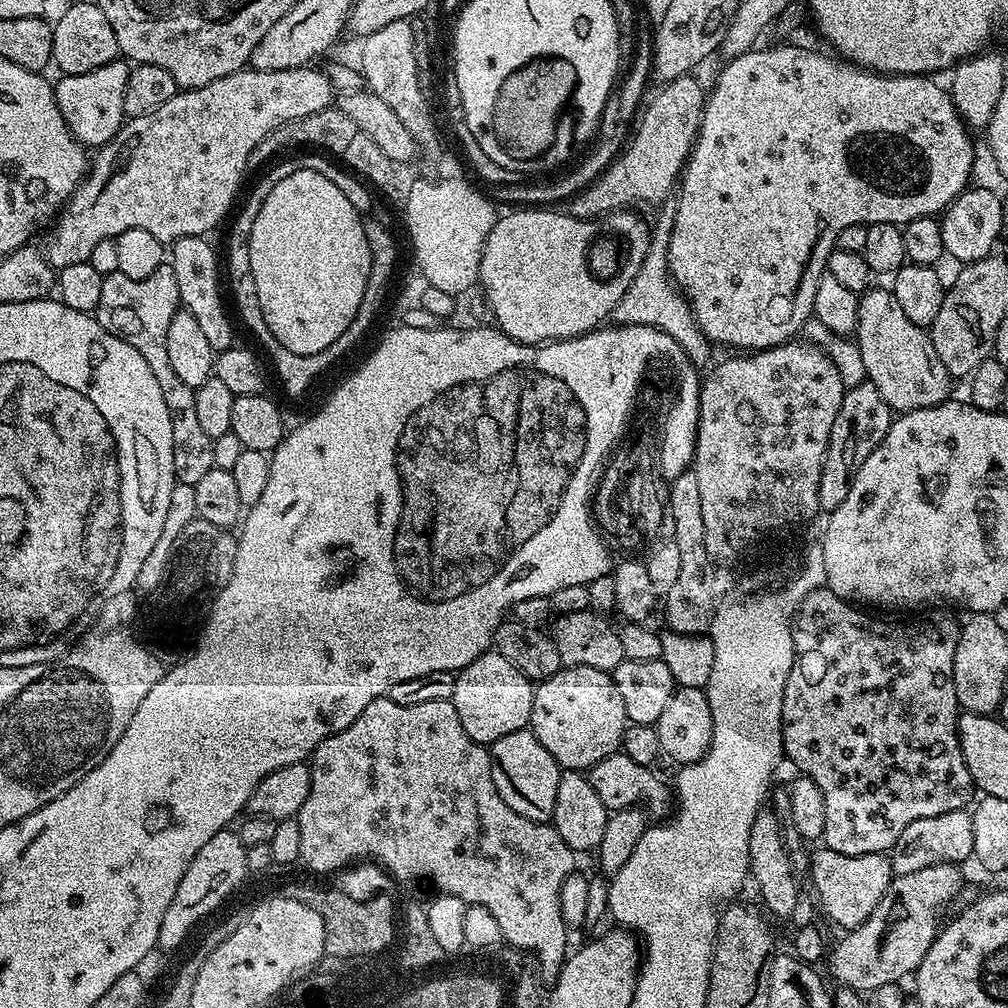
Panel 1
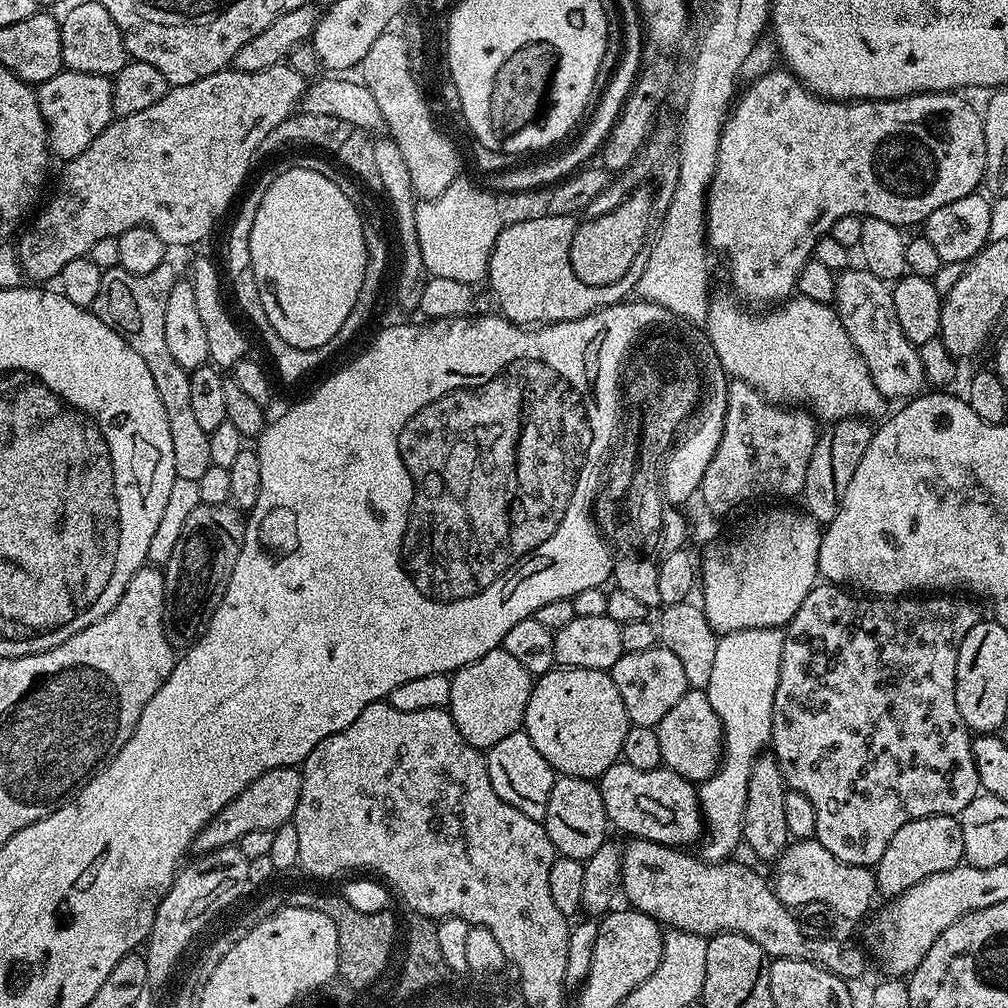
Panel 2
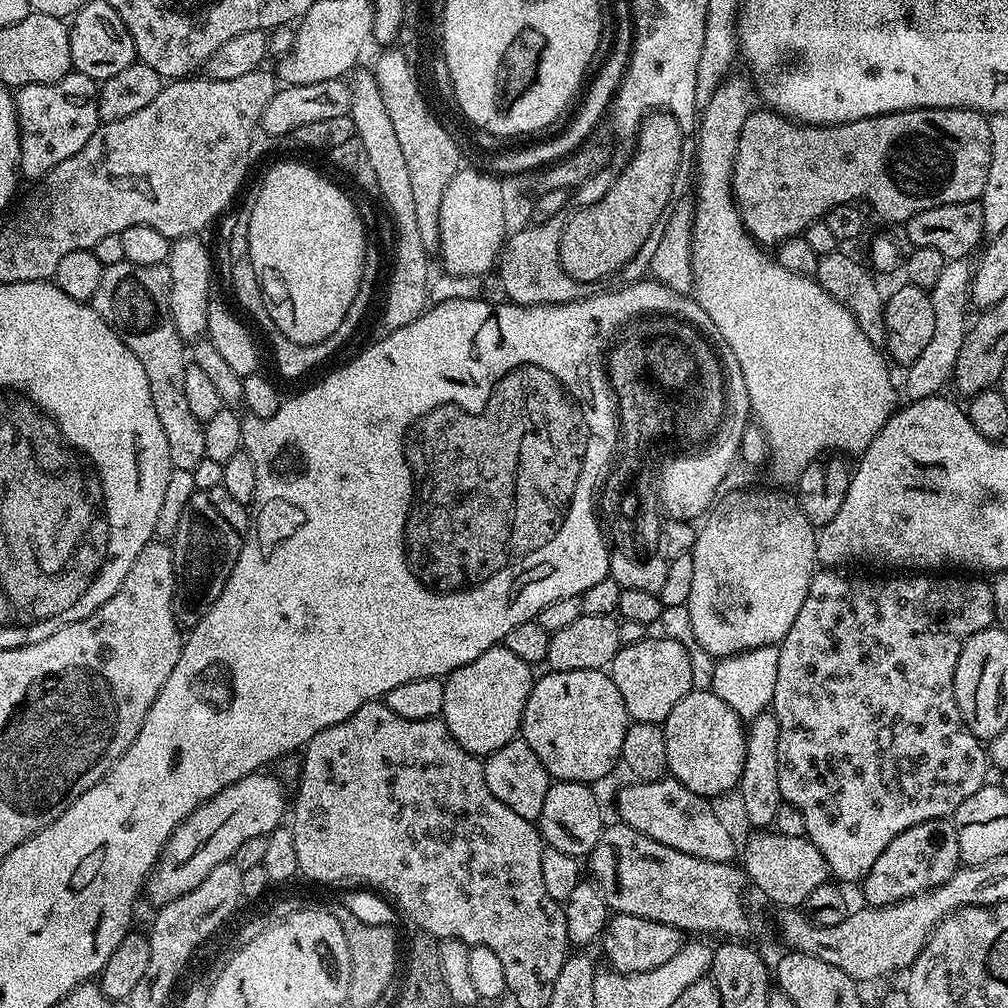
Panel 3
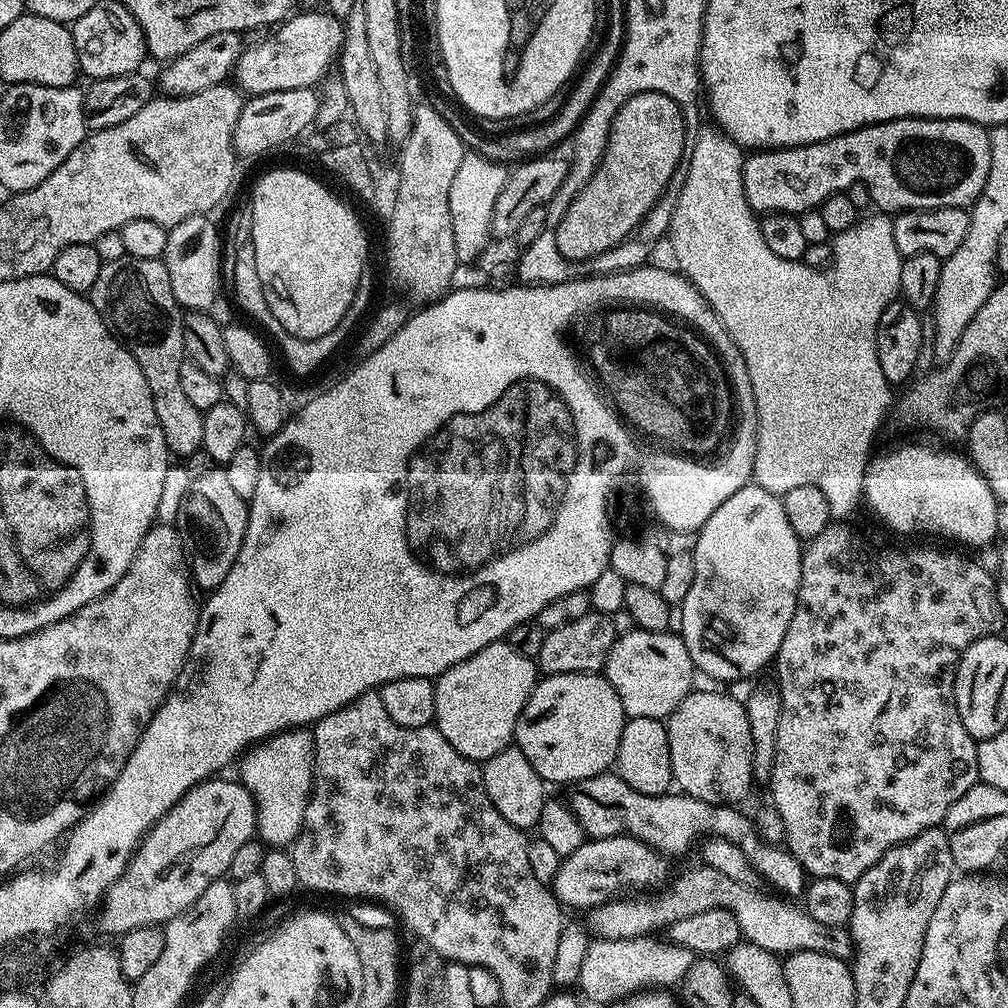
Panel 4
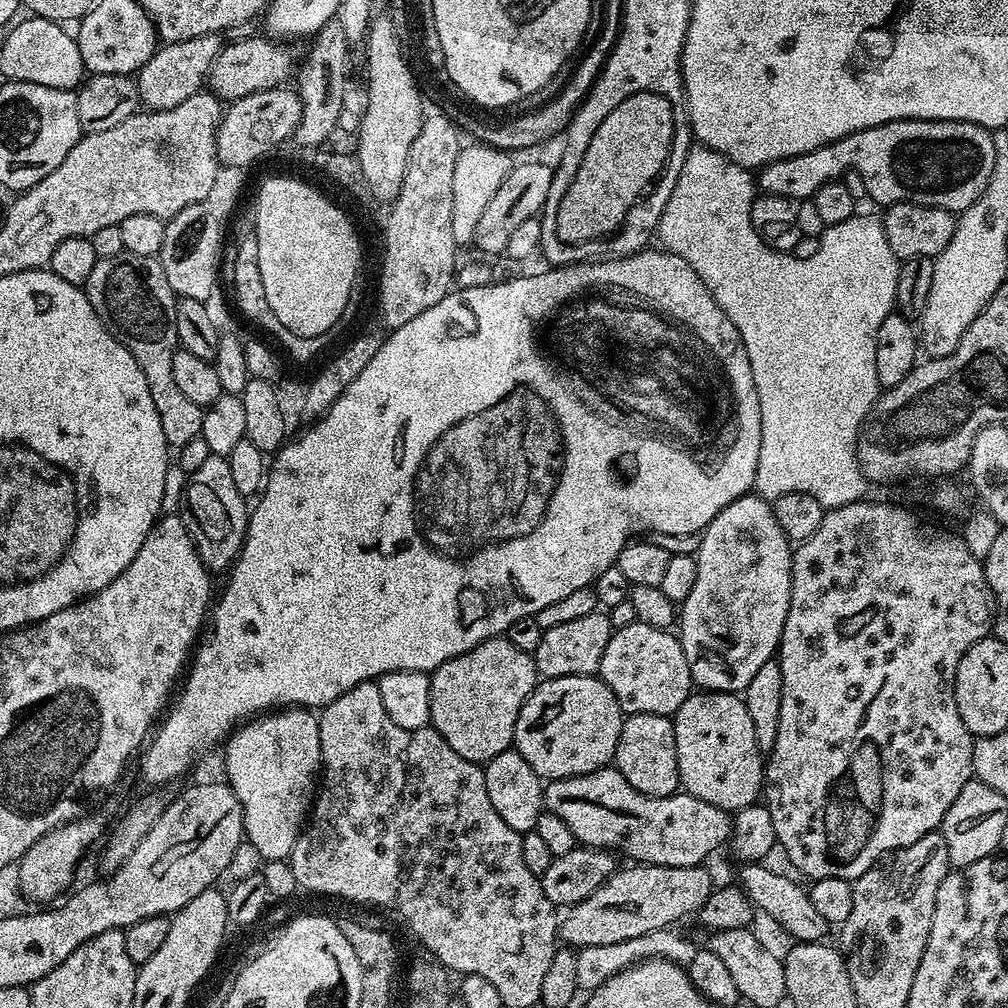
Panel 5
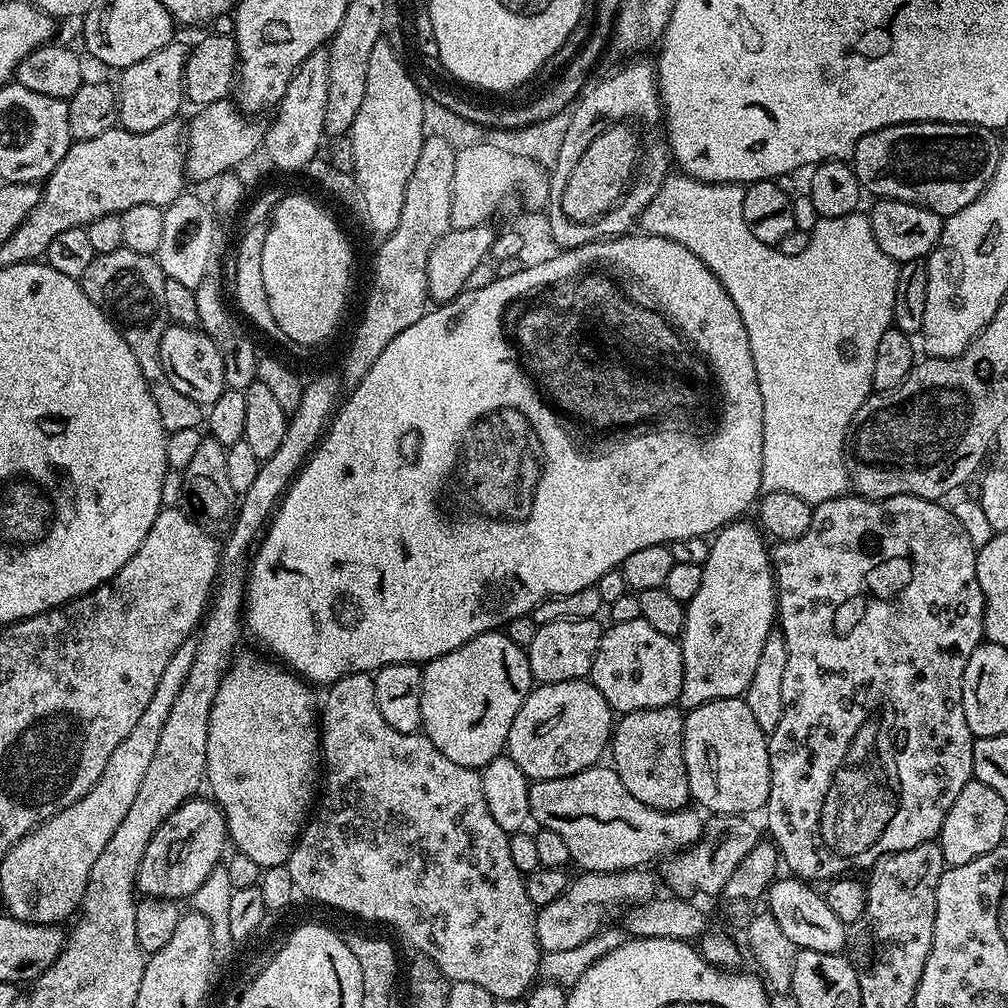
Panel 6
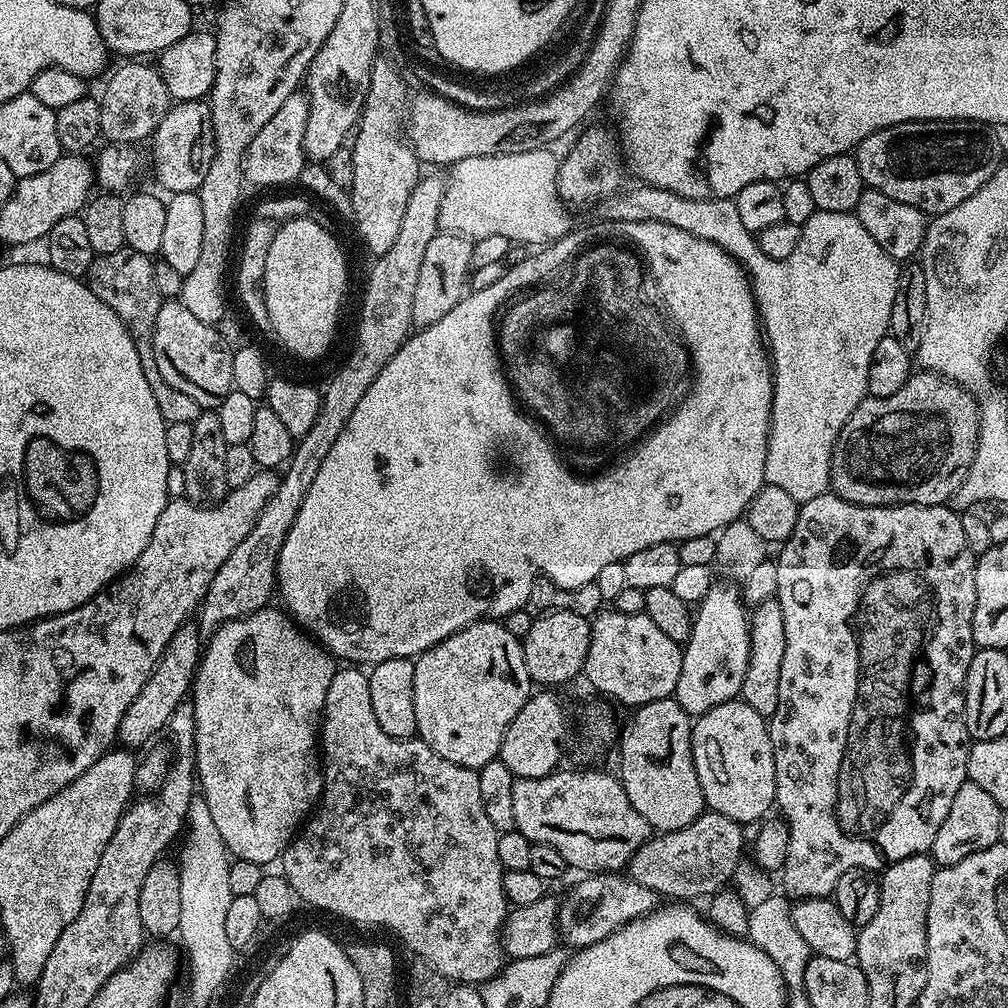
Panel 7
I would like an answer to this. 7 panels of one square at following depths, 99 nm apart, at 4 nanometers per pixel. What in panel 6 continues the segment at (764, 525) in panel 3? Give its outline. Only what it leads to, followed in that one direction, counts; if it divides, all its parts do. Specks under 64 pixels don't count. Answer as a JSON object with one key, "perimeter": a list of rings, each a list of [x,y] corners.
{"perimeter":[[[740,518],[735,522],[724,525],[711,537],[708,545],[708,557],[702,570],[702,586],[698,586],[698,594],[687,601],[686,611],[684,613],[684,630],[679,637],[678,643],[680,653],[684,659],[684,677],[682,678],[682,690],[680,691],[679,703],[685,709],[697,708],[699,704],[705,704],[711,700],[721,700],[731,696],[743,697],[744,691],[750,686],[750,678],[754,678],[754,670],[758,670],[758,658],[762,658],[762,645],[766,643],[766,638],[774,630],[774,625],[778,620],[778,597],[776,595],[776,573],[772,566],[772,557],[770,555],[769,545],[764,545],[766,536],[755,523],[747,524],[747,519]]]}

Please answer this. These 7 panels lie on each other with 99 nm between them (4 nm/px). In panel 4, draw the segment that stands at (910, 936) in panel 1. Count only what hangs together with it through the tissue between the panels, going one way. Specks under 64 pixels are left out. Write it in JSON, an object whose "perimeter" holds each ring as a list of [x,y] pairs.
{"perimeter":[[[633,836],[588,838],[585,839],[582,846],[578,846],[578,850],[574,850],[574,854],[561,859],[558,874],[552,880],[550,887],[555,892],[556,899],[565,909],[584,908],[583,910],[591,910],[598,907],[599,904],[624,898],[629,894],[644,894],[647,893],[644,892],[647,888],[658,887],[664,879],[666,879],[665,881],[669,879],[667,863],[669,861],[655,848]]]}

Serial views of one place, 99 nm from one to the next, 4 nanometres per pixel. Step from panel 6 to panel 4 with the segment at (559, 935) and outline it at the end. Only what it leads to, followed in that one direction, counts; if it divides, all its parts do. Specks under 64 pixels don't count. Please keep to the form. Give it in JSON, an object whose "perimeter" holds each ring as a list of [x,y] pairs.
{"perimeter":[[[699,867],[690,869],[676,881],[673,879],[672,889],[663,896],[654,897],[653,900],[617,898],[599,904],[587,913],[587,927],[602,940],[632,940],[635,936],[647,937],[649,934],[656,934],[659,928],[660,931],[667,929],[668,925],[678,918],[690,918],[690,914],[702,914],[702,910],[721,908],[730,910],[730,914],[738,918],[740,935],[747,943],[767,952],[787,954],[814,950],[818,954],[830,954],[842,961],[847,961],[853,955],[854,941],[847,927],[818,922],[803,907],[795,908],[792,905],[795,903],[779,895],[767,896],[766,893],[759,892],[759,887],[734,882],[734,878],[710,867]]]}

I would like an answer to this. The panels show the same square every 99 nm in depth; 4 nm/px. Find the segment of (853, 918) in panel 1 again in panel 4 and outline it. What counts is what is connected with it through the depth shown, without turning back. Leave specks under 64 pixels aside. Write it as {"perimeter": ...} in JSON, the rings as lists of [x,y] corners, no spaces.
{"perimeter":[[[618,774],[586,778],[579,781],[571,792],[572,809],[589,837],[633,836],[673,858],[672,856],[682,855],[692,843],[695,845],[698,836],[718,836],[726,842],[734,842],[734,846],[738,846],[742,854],[746,854],[757,877],[761,881],[773,884],[777,888],[773,888],[777,893],[788,898],[796,898],[792,896],[799,897],[805,891],[806,873],[795,854],[789,852],[787,847],[768,844],[762,839],[753,817],[743,816],[738,810],[739,807],[707,804],[698,798],[683,794],[638,794],[638,790],[631,788]]]}

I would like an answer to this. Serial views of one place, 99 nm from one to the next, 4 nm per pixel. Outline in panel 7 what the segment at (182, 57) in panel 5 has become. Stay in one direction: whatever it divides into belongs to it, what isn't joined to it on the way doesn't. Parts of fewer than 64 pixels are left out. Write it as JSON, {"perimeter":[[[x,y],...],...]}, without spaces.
{"perimeter":[[[124,62],[120,69],[108,80],[108,85],[104,88],[104,93],[99,93],[100,109],[102,110],[102,130],[101,137],[108,144],[119,144],[121,146],[136,146],[139,140],[147,141],[156,127],[166,118],[168,109],[172,107],[174,101],[168,93],[166,82],[159,67],[148,65],[148,62]]]}

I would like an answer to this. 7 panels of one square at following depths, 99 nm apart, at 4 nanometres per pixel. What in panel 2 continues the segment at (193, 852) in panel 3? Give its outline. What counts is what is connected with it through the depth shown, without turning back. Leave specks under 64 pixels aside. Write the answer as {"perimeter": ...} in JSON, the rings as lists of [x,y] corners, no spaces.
{"perimeter":[[[272,768],[262,774],[238,798],[234,798],[196,836],[194,848],[197,853],[213,852],[219,848],[235,845],[250,830],[275,830],[291,821],[298,806],[298,794],[302,794],[301,769]]]}

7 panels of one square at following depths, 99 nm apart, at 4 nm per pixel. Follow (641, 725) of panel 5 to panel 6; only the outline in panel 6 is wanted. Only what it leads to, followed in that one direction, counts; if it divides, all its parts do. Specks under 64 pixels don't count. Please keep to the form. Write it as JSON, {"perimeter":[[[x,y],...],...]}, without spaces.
{"perimeter":[[[676,706],[651,708],[623,713],[612,729],[610,764],[618,778],[622,778],[622,786],[626,786],[638,802],[646,802],[646,806],[663,812],[676,812],[690,804],[684,761],[684,718],[685,713]]]}

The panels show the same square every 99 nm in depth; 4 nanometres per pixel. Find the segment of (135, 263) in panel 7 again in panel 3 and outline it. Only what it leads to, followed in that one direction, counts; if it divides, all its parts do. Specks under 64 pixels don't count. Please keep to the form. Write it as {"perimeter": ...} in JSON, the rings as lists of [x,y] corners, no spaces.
{"perimeter":[[[124,259],[114,266],[104,269],[98,281],[98,290],[94,290],[90,301],[92,309],[102,317],[134,350],[134,358],[142,362],[146,378],[150,382],[150,398],[154,398],[154,411],[158,413],[158,423],[166,434],[166,447],[170,450],[170,462],[173,469],[192,472],[206,458],[206,434],[204,425],[190,411],[190,401],[186,398],[186,385],[182,383],[182,374],[186,363],[186,342],[176,333],[174,318],[170,314],[170,270],[167,263],[158,266],[134,266]]]}

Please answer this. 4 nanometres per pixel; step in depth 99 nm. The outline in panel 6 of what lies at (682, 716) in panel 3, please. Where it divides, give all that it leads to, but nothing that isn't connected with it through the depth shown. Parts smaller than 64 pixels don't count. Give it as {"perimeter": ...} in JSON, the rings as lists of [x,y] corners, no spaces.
{"perimeter":[[[739,696],[711,700],[699,704],[697,708],[687,709],[684,718],[684,761],[686,778],[690,786],[690,797],[701,804],[701,809],[709,808],[712,814],[725,816],[748,816],[759,810],[767,809],[770,798],[770,754],[768,753],[768,736],[758,726],[750,706]]]}

